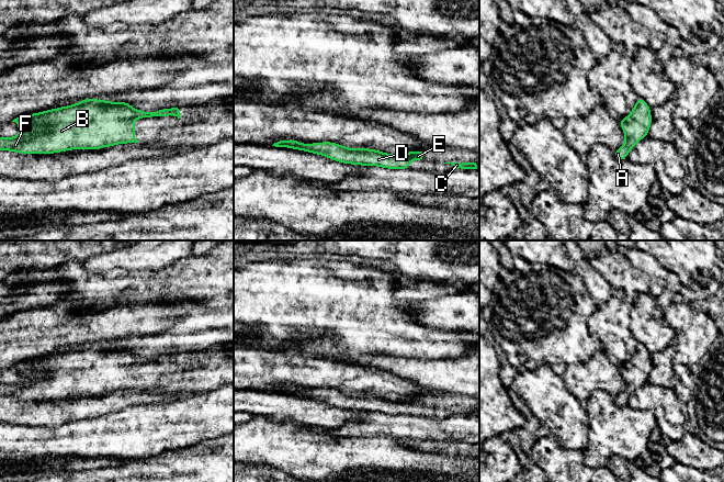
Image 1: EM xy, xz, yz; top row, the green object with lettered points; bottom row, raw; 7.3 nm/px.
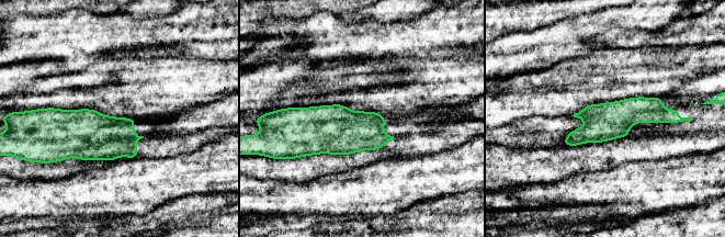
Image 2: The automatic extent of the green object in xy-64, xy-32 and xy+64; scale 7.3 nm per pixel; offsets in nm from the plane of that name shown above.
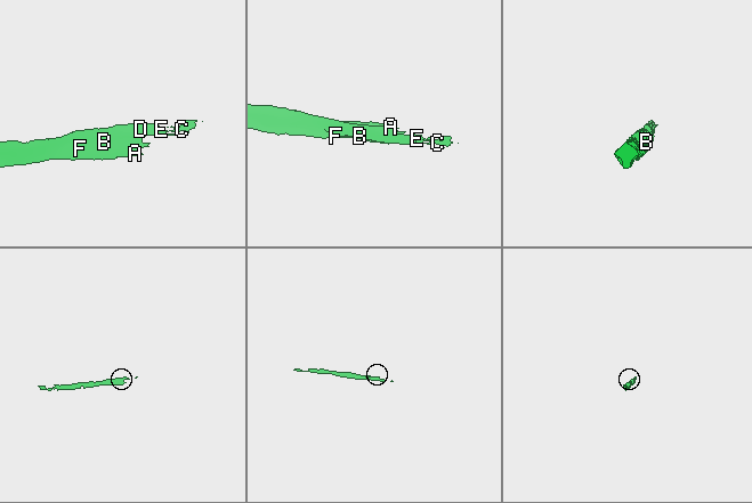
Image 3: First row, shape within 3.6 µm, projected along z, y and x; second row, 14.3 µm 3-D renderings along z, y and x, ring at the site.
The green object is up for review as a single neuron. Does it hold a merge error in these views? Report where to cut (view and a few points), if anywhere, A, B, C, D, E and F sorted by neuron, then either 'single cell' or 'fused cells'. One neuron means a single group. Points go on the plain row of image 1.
no cut | A B C D E F | single cell

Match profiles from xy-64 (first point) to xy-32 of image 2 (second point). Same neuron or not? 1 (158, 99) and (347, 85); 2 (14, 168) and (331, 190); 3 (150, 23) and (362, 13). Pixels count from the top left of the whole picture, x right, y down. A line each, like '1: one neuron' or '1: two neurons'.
1: two neurons
2: two neurons
3: two neurons

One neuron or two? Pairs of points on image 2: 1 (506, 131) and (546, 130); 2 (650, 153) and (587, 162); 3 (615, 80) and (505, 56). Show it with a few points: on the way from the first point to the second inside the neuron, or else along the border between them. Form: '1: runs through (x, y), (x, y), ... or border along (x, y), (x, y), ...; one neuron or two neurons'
1: runs through (516, 131), (536, 130); one neuron
2: runs through (635, 153), (612, 153), (602, 156); one neuron
3: border along (546, 67), (527, 70), (521, 74); two neurons

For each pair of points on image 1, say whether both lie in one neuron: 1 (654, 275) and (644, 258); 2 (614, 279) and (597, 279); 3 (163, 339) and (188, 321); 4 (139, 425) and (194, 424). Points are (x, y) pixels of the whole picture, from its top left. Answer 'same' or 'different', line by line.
1: same
2: different
3: same
4: same

